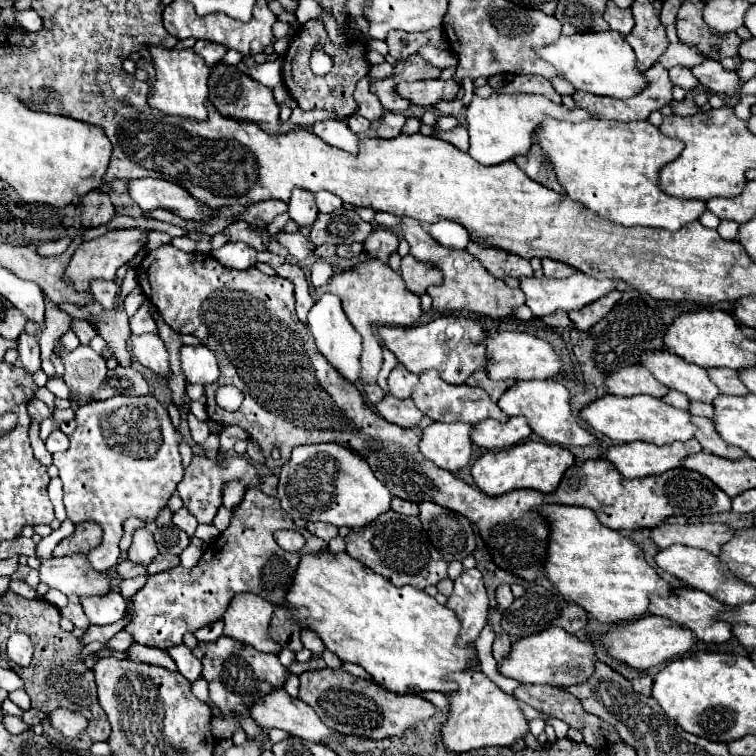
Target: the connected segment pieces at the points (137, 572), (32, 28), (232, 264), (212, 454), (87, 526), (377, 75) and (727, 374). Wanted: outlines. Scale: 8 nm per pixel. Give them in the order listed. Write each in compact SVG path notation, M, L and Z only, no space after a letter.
M124 560L116 566L118 578L134 578L134 576L142 576L142 574L146 574L146 566L136 566L134 562L128 562L128 560Z
M14 10L14 20L26 32L38 32L42 28L42 18L34 10Z
M228 242L226 246L214 250L212 256L220 264L236 270L246 270L256 264L256 250L244 242Z
M210 432L208 440L202 442L200 448L204 450L204 456L206 458L216 458L216 454L218 454L218 434L216 432Z
M82 522L76 526L74 534L64 538L52 552L52 556L68 556L68 554L88 554L102 540L102 528L96 522Z
M386 61L379 65L372 65L369 75L373 79L381 79L391 76L393 73L393 66Z
M708 368L708 376L718 386L720 394L734 394L734 396L748 394L748 388L740 382L736 370L730 370L730 368Z

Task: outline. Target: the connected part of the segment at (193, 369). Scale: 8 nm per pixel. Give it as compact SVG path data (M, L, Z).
M182 346L180 348L180 364L186 380L190 384L212 384L218 380L220 370L214 352L206 346Z

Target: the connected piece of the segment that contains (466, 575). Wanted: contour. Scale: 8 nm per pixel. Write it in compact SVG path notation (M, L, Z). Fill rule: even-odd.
M478 568L464 570L454 582L454 594L448 598L446 606L460 620L460 646L476 642L482 628L486 626L488 596Z

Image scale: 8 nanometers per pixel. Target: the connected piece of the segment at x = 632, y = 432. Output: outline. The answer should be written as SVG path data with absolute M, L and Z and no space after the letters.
M604 396L580 410L580 420L590 424L594 430L618 442L650 442L650 444L672 444L676 440L690 440L696 432L696 426L690 424L690 414L686 410L672 408L654 396Z

